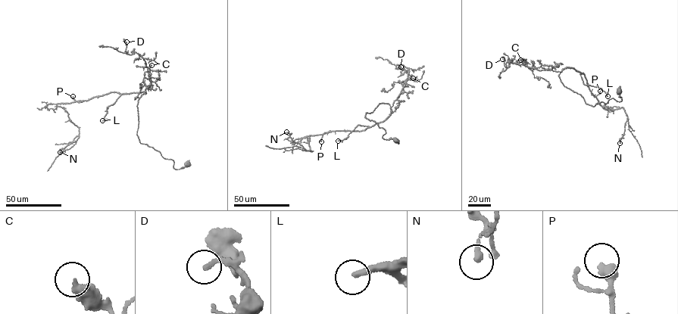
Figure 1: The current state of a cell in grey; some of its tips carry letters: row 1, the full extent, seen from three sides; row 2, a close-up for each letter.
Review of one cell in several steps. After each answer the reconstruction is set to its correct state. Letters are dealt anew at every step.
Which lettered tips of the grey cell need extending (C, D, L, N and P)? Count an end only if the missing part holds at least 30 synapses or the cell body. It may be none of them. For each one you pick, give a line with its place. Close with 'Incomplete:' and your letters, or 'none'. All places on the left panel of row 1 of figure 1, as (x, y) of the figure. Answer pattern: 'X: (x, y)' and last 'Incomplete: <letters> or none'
L: (102, 120)
Incomplete: L

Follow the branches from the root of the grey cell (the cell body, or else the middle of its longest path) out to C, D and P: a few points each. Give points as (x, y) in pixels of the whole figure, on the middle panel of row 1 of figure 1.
C: (396, 141), (383, 138), (385, 130), (365, 116), (379, 104), (392, 107), (406, 79), (413, 78)
D: (396, 141), (383, 138), (385, 130), (365, 116), (379, 104), (392, 107), (407, 77), (409, 68), (401, 66)
P: (396, 141), (383, 138), (385, 130), (365, 116), (382, 103), (391, 110), (384, 120), (323, 133), (321, 141)

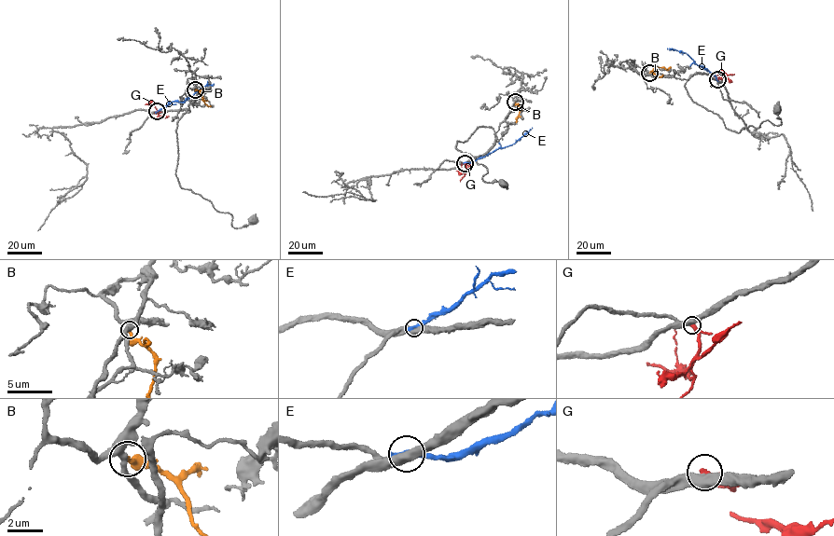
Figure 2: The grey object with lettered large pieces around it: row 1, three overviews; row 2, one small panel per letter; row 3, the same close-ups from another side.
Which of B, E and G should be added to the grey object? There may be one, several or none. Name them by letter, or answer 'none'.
none

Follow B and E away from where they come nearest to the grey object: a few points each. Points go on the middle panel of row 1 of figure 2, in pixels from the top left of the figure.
B: (515, 102), (520, 109), (517, 118), (521, 116)
E: (465, 162), (514, 144), (532, 128)

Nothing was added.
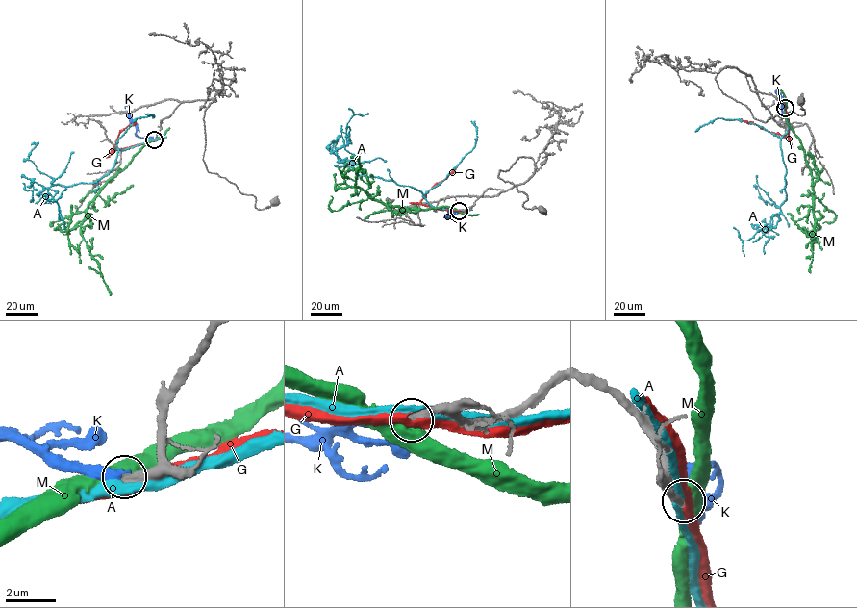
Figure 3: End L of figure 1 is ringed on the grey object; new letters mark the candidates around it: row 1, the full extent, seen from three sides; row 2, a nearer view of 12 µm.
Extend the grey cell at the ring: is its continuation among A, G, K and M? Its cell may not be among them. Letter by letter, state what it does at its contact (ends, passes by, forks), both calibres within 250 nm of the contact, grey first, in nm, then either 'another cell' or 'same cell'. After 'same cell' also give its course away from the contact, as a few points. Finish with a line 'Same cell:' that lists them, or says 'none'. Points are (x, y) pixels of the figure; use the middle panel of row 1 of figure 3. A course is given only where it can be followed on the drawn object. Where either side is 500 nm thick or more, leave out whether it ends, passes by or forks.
A: it passes by; 360 nm thick on the grey side, 440 nm on the other; another cell
G: it passes by; 360 nm thick on the grey side, 440 nm on the other; another cell
K: it ends there; 340 nm thick on the grey side, 300 nm on the other; another cell
M: it passes by; 280 nm thick on the grey side, 440 nm on the other; another cell
Same cell: none

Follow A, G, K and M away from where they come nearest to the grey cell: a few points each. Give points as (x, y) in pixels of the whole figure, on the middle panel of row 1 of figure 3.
A: (461, 210), (432, 207), (415, 188), (360, 175), (340, 162), (337, 151), (345, 145), (354, 114), (348, 108)
G: (461, 210), (436, 209), (420, 203), (431, 188), (455, 169)
K: (460, 210), (450, 212), (445, 209), (448, 215), (445, 217), (449, 218), (446, 215)
M: (459, 211), (442, 206), (414, 209), (373, 199), (355, 184), (356, 171), (360, 165), (359, 148)

